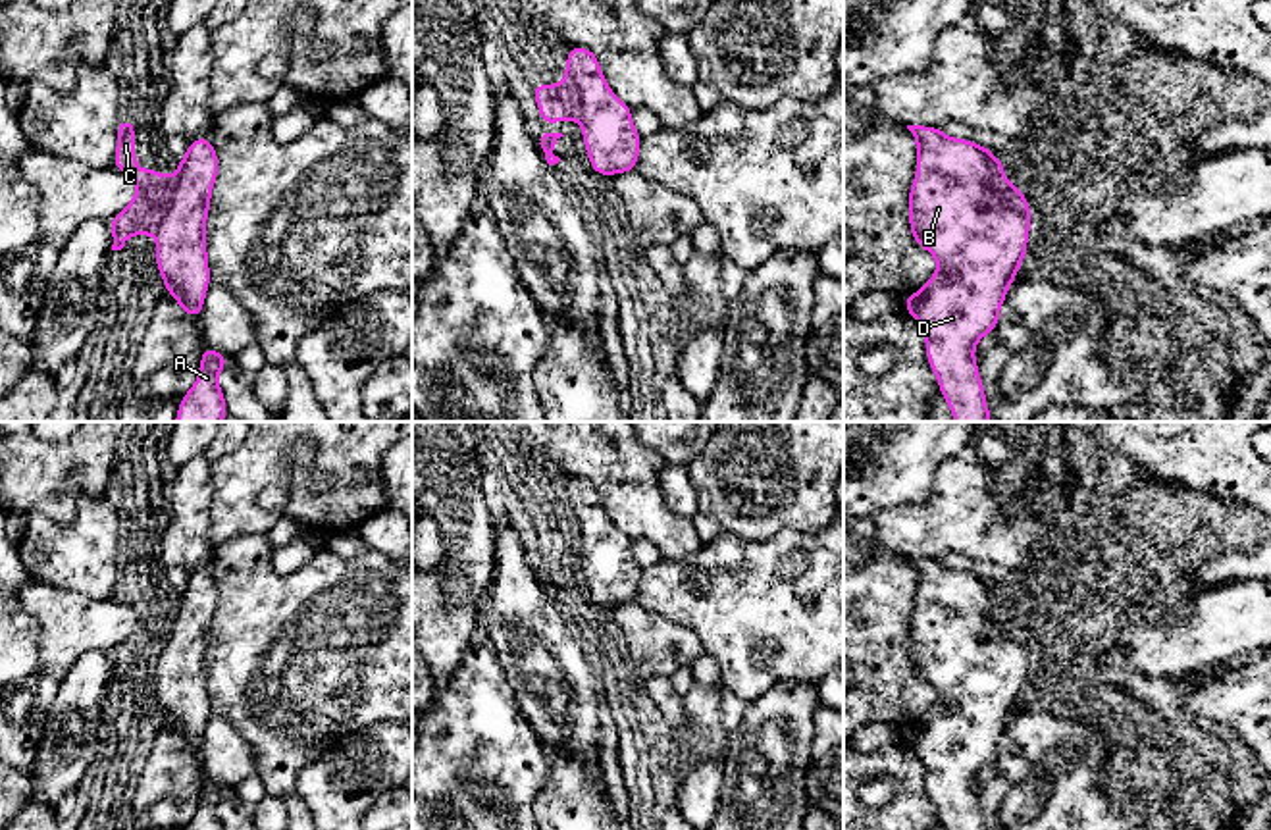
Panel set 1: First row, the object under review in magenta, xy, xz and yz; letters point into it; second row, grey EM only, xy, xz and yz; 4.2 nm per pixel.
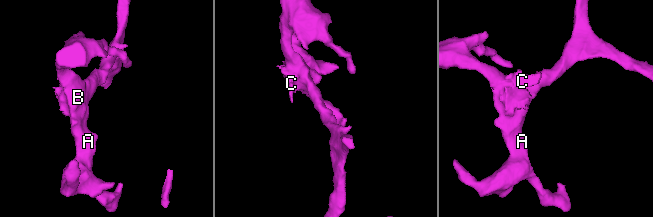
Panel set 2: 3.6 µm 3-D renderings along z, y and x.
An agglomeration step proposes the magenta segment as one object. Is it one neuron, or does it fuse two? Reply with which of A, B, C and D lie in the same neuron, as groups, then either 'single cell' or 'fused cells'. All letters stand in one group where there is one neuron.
A B C D; single cell

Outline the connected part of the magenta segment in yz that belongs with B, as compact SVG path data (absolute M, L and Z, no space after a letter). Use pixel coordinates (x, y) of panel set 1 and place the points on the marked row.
M907 125L917 139L917 177L909 191L909 223L915 245L938 260L936 273L901 306L926 337L926 360L938 377L955 422L992 422L974 345L990 335L1009 285L1028 254L1030 206L1026 195L1003 175L992 150L967 139L951 139L940 127Z

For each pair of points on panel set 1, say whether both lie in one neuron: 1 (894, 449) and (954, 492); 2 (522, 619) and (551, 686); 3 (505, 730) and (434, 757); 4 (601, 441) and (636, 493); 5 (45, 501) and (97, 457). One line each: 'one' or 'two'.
1: two
2: one
3: one
4: one
5: one

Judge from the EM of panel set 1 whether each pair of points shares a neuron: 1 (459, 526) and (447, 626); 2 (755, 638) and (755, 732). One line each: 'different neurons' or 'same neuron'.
1: different neurons
2: different neurons

